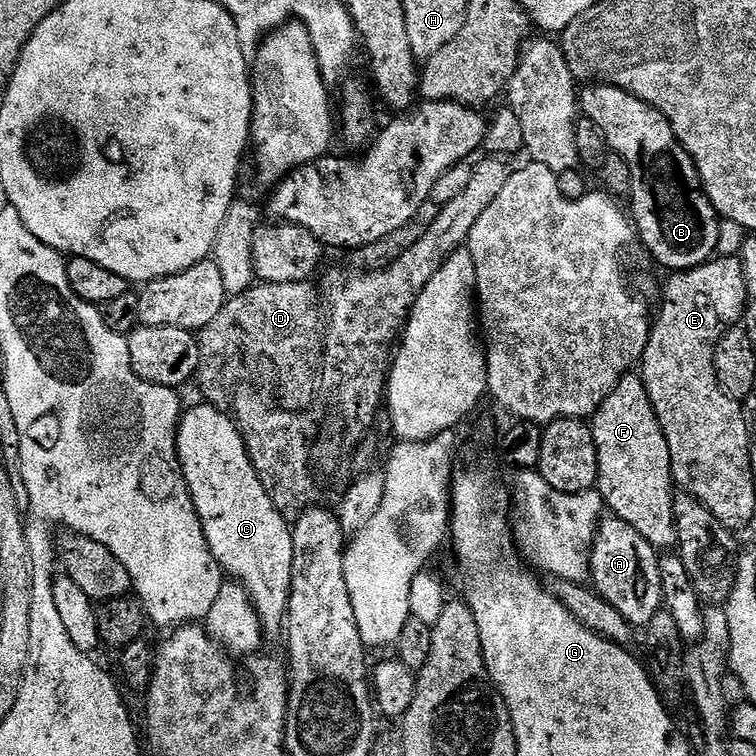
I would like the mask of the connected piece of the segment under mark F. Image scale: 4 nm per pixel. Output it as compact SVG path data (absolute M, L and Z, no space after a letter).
M639 375L623 376L610 390L608 397L598 406L598 410L590 417L590 425L597 447L598 474L595 487L604 500L607 511L613 517L626 522L650 546L657 550L672 550L677 547L676 523L672 509L674 481L672 479L672 463L670 462L670 446L666 446L666 434L662 434L662 426L658 422L658 414L654 414L654 406L650 402L650 394L646 394L646 386Z

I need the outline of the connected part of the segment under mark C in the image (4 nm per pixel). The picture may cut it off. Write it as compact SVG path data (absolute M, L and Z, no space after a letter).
M200 402L197 408L192 408L183 413L180 418L180 428L176 431L176 459L180 473L184 475L184 484L188 488L188 493L192 499L192 508L196 511L196 516L200 520L200 525L204 531L204 537L208 543L210 554L220 564L220 571L225 577L231 578L235 583L248 592L248 597L252 599L252 606L255 608L260 626L265 637L276 636L285 631L286 617L288 615L288 599L292 593L292 567L294 566L294 542L292 541L292 528L284 519L285 513L277 508L275 502L270 498L270 494L266 490L266 486L258 478L255 466L248 457L247 447L244 445L243 434L237 428L236 422L227 411L221 410L217 405L209 402Z

